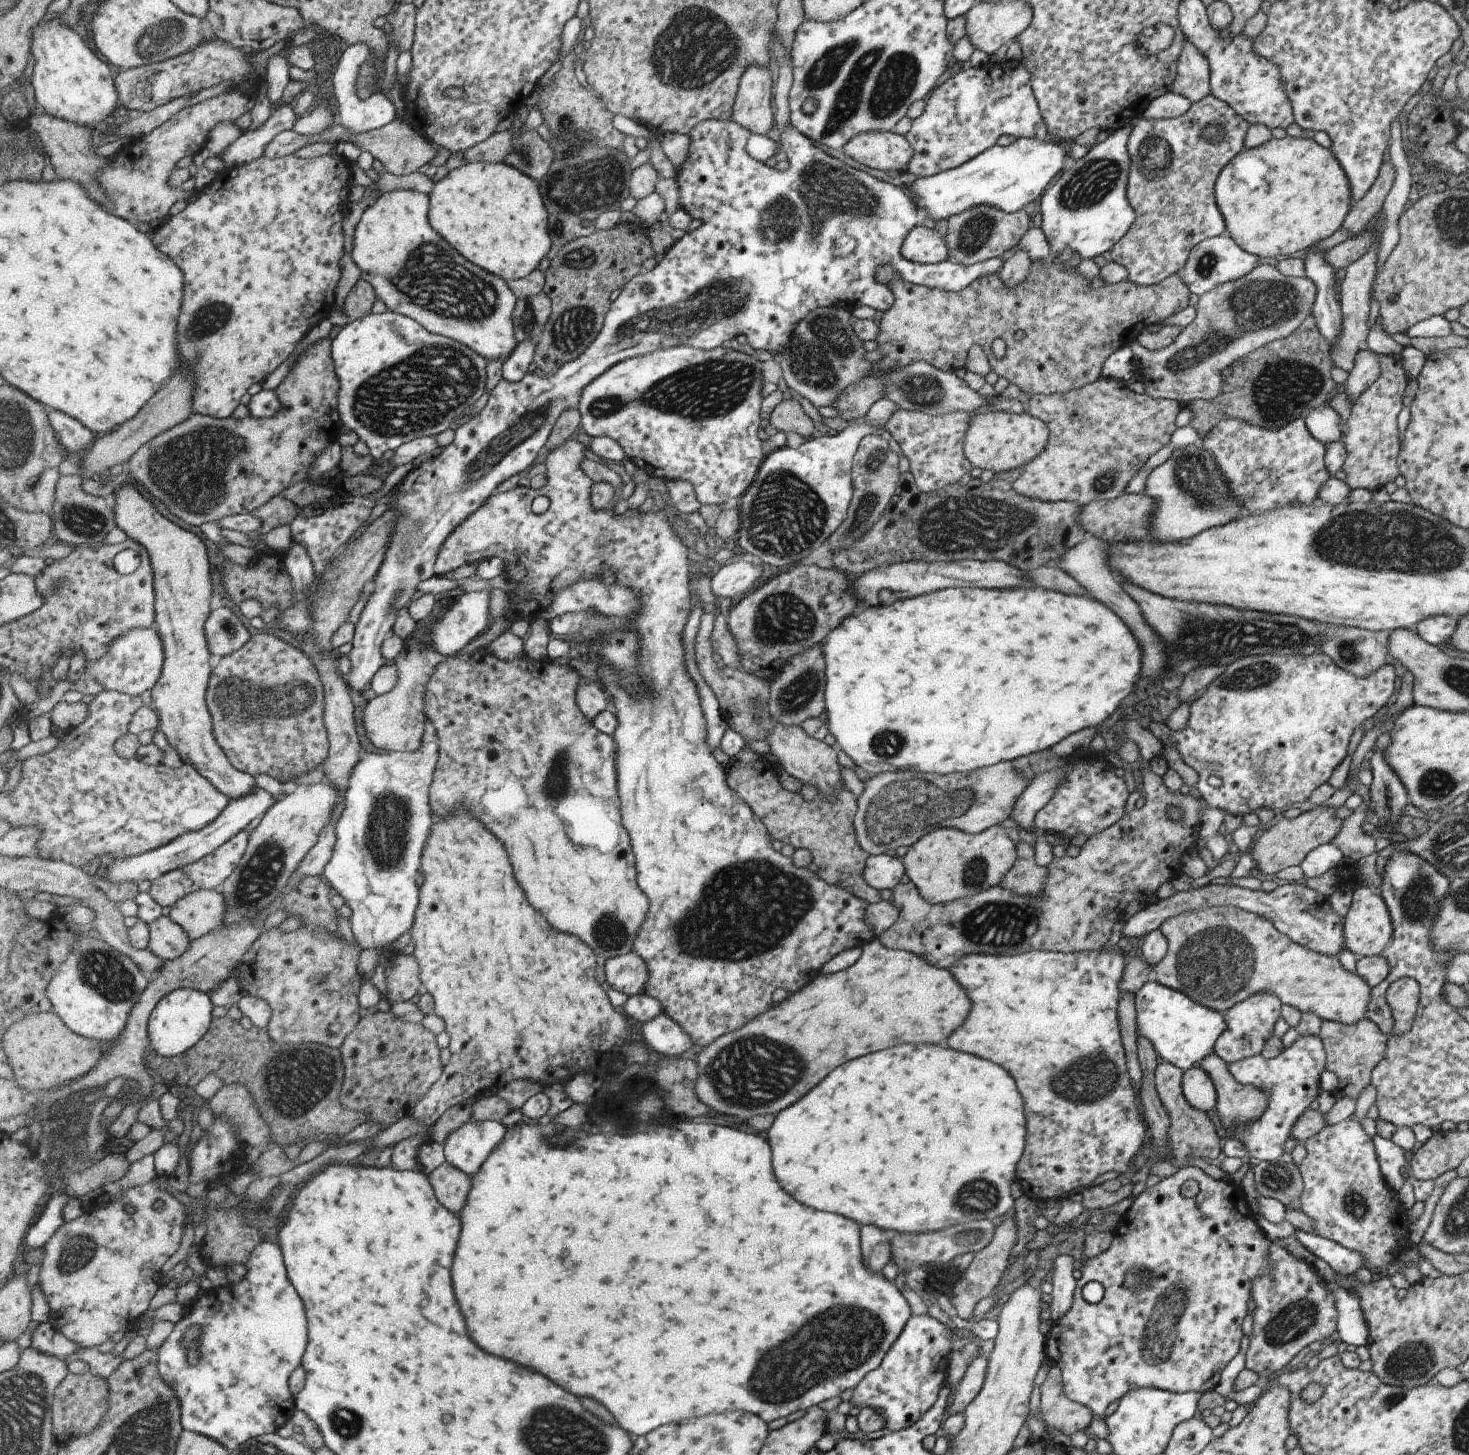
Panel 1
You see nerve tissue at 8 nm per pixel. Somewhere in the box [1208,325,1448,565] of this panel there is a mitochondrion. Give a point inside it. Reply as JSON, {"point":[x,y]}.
{"point":[1284,386]}

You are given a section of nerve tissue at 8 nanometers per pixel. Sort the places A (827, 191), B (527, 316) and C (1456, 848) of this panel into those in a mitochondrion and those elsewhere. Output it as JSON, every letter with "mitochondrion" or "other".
{"A":"mitochondrion","B":"mitochondrion","C":"mitochondrion"}

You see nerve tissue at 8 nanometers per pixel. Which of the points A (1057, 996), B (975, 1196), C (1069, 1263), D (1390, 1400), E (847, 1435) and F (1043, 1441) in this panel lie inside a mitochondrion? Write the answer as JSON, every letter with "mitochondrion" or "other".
{"A":"other","B":"mitochondrion","C":"other","D":"mitochondrion","E":"other","F":"other"}

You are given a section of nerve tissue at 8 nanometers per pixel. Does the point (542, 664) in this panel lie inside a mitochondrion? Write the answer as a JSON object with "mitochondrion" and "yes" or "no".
{"mitochondrion":"no"}

